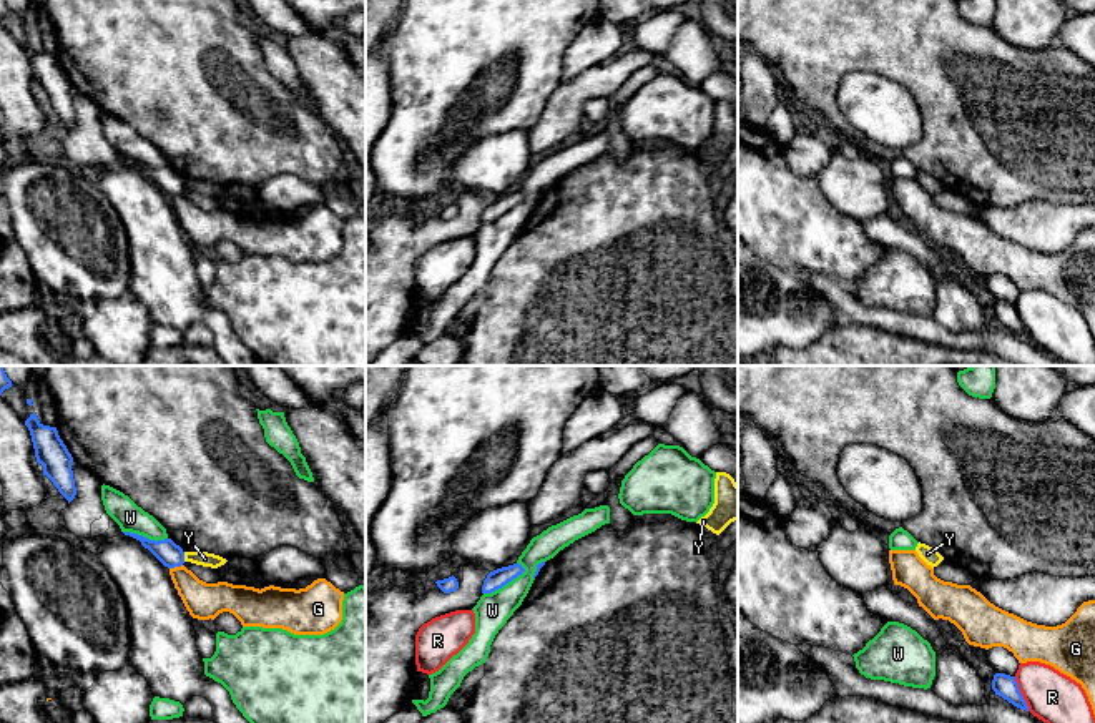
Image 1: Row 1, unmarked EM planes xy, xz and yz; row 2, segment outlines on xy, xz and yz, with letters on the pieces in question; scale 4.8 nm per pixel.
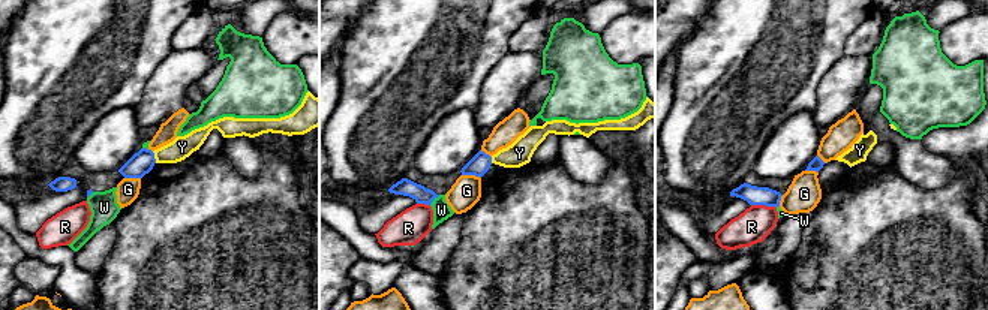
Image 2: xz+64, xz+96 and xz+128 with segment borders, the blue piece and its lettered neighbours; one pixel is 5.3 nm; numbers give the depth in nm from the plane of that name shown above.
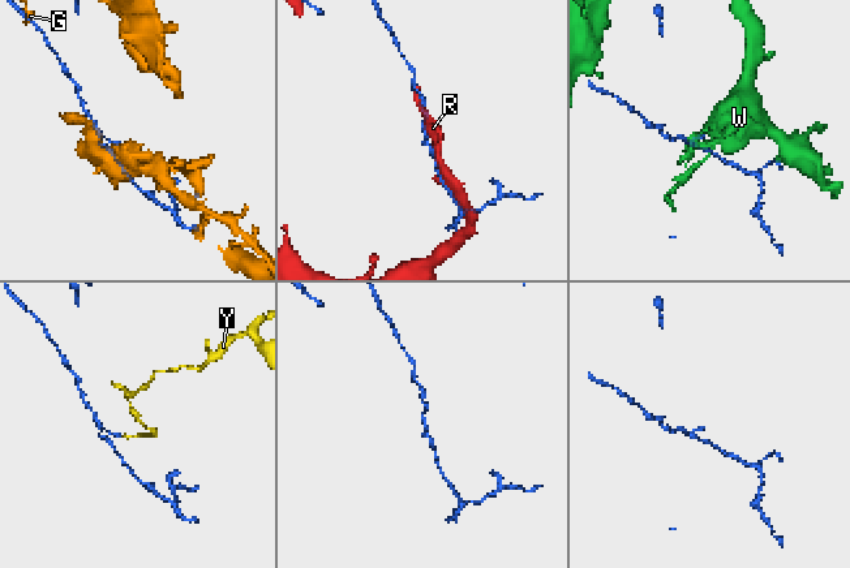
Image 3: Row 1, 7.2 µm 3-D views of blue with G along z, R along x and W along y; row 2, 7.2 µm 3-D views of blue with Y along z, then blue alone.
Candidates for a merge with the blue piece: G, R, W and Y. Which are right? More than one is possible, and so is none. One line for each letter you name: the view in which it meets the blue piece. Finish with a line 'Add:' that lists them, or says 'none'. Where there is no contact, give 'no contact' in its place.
Add: none

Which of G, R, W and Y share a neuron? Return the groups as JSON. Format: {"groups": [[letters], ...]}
{"groups": [["G"], ["R"], ["W"], ["Y"]]}

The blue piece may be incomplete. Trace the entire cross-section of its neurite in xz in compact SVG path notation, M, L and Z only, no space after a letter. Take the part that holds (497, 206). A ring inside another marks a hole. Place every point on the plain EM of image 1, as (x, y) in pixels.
M513 191L513 193L502 194L502 196L490 199L487 206L484 208L482 221L492 221L502 216L503 213L507 213L508 209L512 209L523 199L525 196L520 191Z

